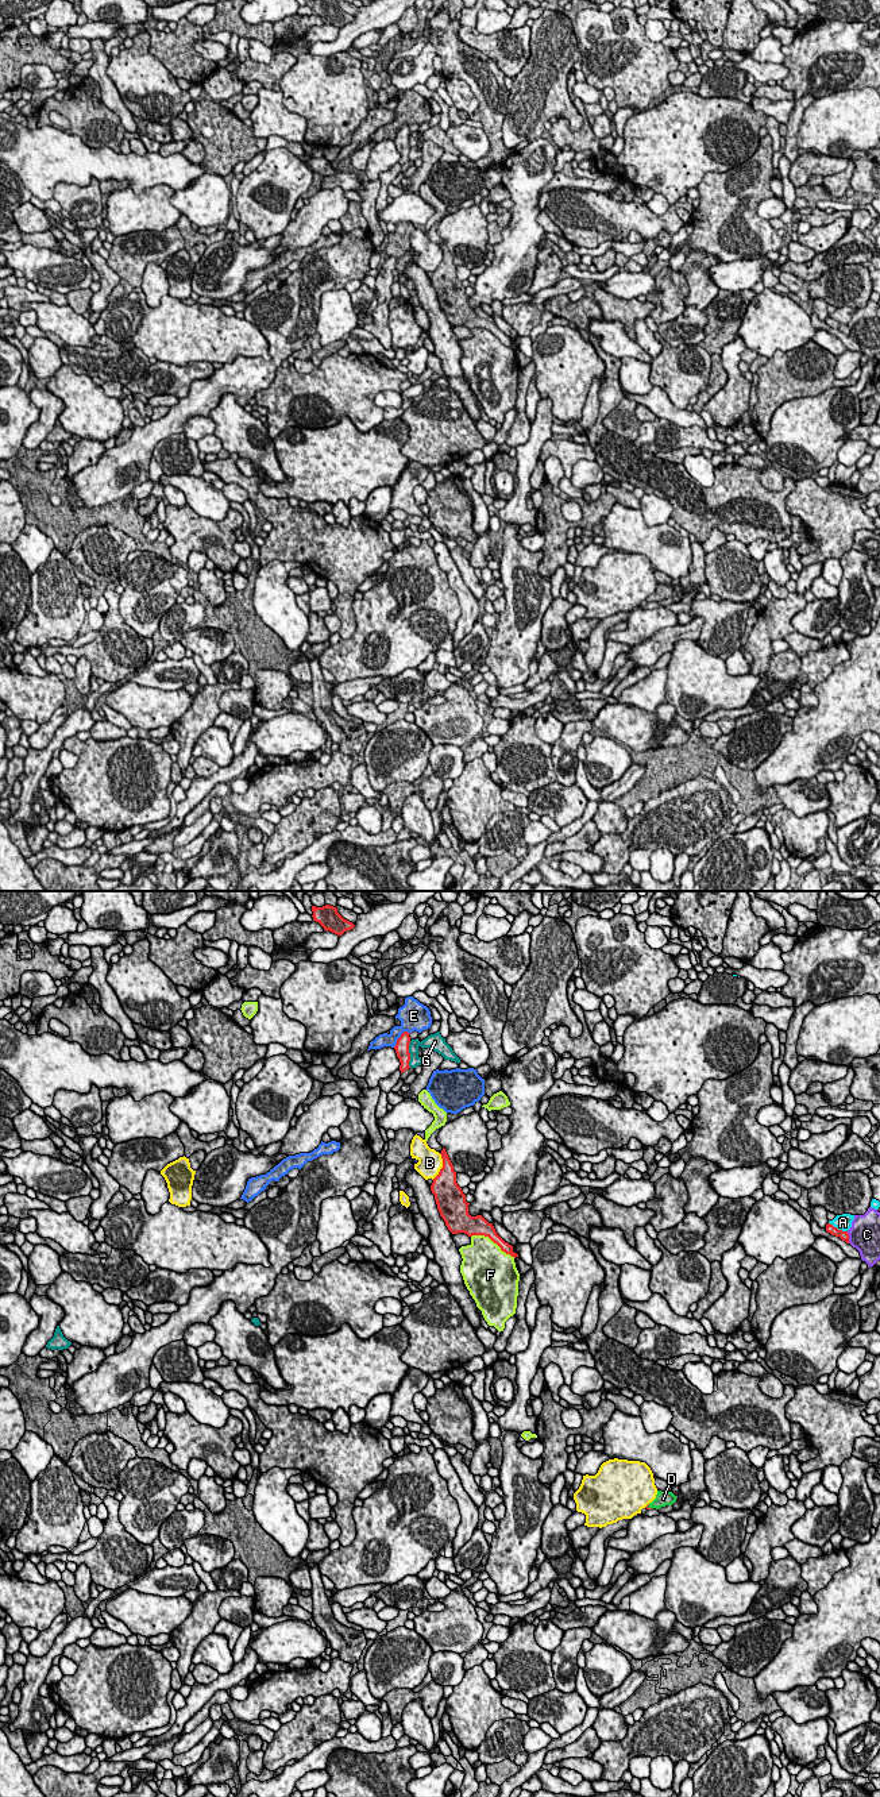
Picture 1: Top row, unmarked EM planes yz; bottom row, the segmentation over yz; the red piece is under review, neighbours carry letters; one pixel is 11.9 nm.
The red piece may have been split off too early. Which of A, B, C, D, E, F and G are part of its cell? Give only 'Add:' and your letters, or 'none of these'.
Add: D

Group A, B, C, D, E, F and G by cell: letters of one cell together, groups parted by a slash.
A / B / C / D / E / F / G

